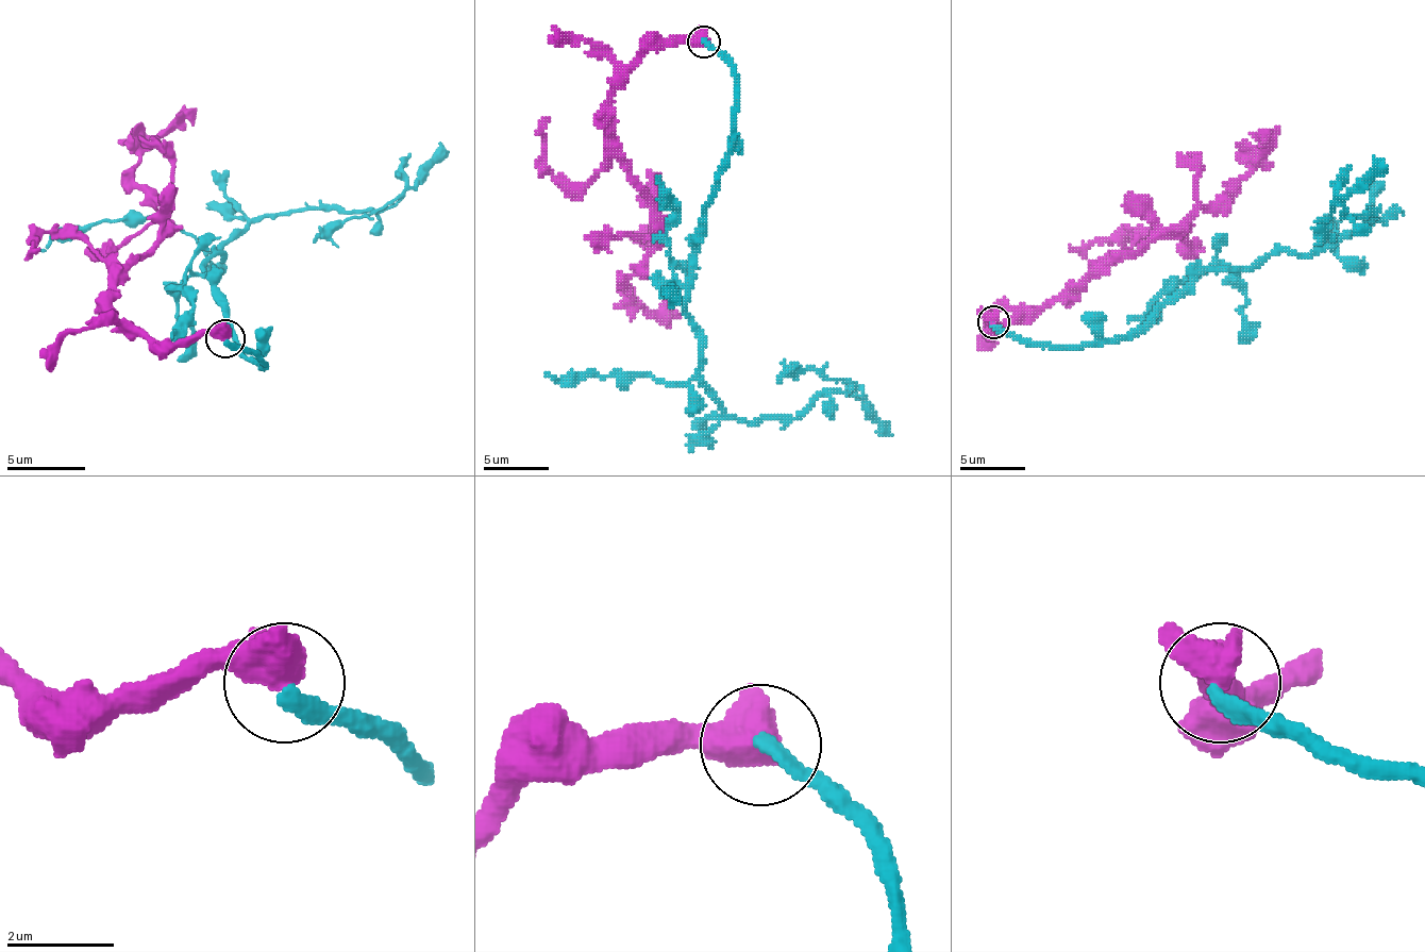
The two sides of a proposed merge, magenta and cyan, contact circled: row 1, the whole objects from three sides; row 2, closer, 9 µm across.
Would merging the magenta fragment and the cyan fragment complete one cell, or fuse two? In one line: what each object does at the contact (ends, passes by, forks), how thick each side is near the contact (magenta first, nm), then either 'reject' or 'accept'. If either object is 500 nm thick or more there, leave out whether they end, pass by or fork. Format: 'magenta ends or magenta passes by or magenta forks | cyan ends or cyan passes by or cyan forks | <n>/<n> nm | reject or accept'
550/280 nm | reject

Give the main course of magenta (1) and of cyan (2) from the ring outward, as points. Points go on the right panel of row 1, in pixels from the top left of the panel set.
1: (994, 323), (1069, 297), (1213, 209), (1262, 156), (1269, 130)
2: (994, 323), (1092, 346), (1207, 270), (1318, 254), (1374, 215), (1338, 202), (1335, 241)

